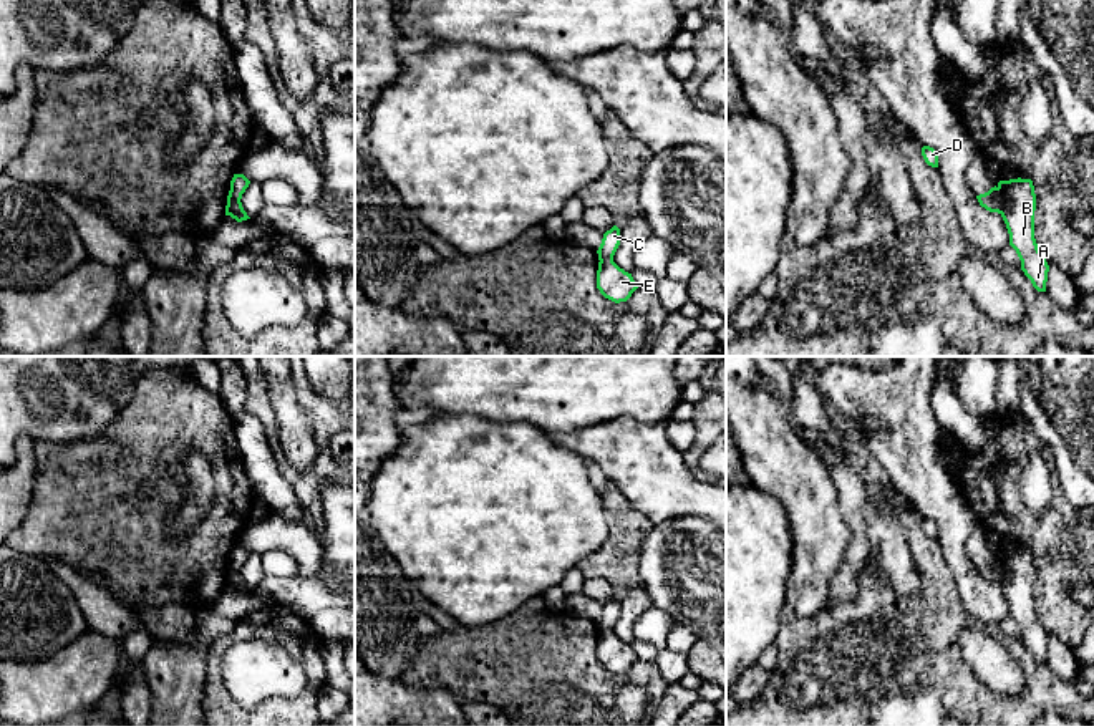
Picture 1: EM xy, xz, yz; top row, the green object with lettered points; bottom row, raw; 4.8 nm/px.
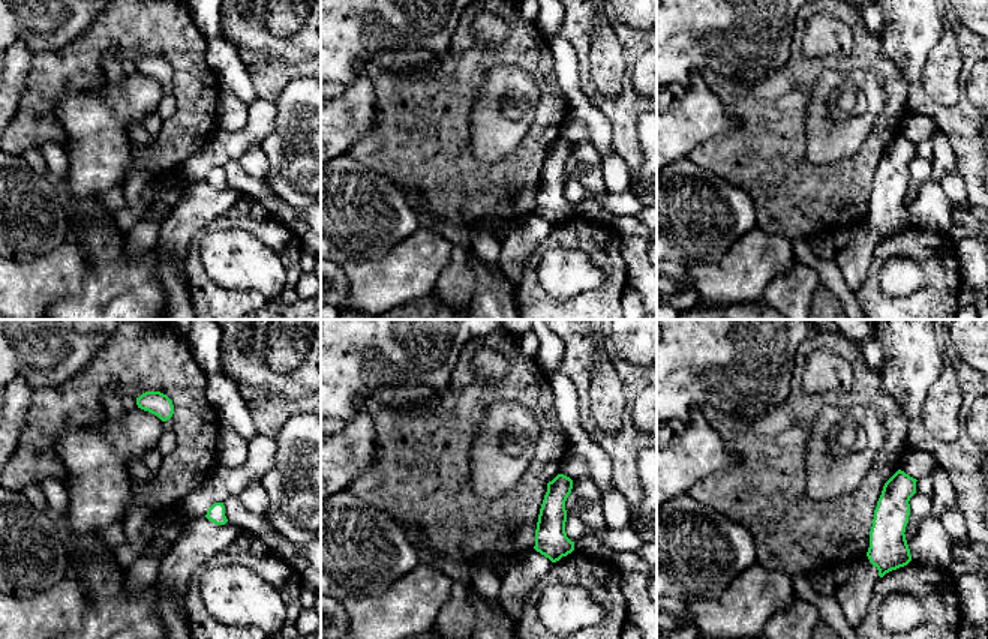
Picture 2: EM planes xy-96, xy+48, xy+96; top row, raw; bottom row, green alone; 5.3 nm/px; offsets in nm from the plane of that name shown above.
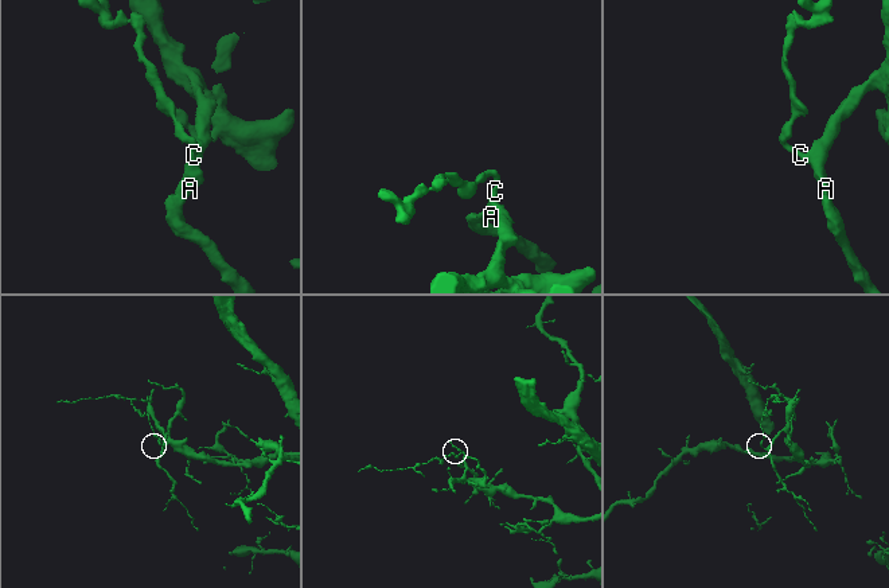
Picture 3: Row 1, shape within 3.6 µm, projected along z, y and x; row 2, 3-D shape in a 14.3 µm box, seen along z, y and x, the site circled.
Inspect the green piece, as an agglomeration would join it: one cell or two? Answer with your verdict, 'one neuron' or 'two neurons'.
two neurons

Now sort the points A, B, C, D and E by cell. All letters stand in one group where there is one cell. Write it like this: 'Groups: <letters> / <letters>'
Groups: A B E / C D

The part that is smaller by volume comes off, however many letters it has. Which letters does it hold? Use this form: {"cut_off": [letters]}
{"cut_off": ["C", "D"]}

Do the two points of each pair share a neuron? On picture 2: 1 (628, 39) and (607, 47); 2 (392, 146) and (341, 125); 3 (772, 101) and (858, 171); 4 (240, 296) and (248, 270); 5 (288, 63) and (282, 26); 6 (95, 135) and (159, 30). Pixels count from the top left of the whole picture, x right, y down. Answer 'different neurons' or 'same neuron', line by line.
1: different neurons
2: different neurons
3: same neuron
4: different neurons
5: different neurons
6: different neurons

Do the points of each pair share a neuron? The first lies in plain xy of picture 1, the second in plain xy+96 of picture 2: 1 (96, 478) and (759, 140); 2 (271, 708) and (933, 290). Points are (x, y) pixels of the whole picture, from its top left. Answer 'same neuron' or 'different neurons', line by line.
1: same neuron
2: same neuron

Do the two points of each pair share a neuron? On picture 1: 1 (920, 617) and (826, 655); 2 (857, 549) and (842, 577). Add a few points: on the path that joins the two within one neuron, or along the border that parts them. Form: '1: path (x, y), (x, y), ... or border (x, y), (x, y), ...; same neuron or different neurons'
1: path (897, 640), (876, 642), (849, 655); same neuron
2: path (856, 556), (849, 571); same neuron

